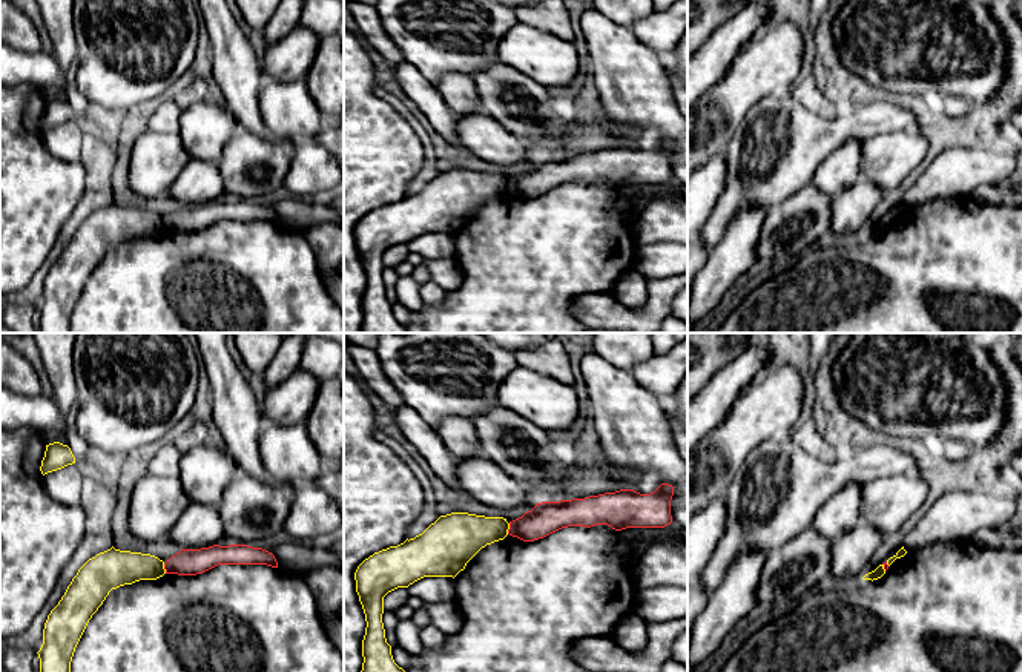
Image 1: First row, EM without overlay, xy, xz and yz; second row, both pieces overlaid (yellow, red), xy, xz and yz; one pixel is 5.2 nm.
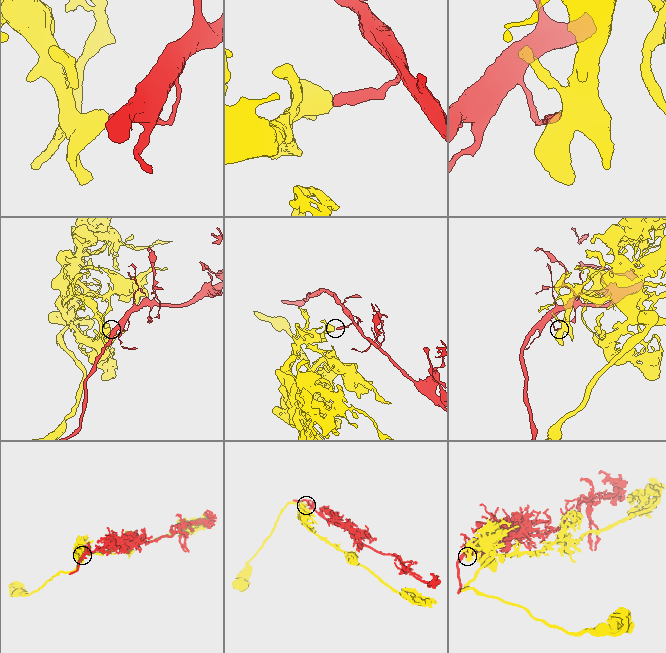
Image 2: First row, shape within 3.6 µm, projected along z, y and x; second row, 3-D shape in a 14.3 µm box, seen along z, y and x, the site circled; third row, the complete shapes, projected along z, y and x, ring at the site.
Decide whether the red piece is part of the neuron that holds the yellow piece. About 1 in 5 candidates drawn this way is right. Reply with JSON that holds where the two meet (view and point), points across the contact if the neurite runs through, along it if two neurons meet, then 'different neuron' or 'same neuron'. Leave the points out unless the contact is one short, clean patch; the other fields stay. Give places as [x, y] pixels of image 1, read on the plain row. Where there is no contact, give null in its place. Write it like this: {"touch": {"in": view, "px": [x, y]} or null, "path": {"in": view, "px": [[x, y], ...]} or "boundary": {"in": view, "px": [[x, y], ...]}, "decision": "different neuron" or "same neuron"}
{"touch": {"in": "xy", "px": [163, 224]}, "boundary": {"in": "xy", "px": [[163, 220], [166, 229]]}, "decision": "different neuron"}

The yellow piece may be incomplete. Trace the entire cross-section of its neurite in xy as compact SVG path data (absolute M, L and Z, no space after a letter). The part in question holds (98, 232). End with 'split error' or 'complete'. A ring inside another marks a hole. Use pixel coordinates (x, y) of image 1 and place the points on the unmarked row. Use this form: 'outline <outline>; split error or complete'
outline M114 203L89 215L51 267L40 304L40 333L71 333L75 304L92 272L112 245L166 230L164 218L150 210Z; complete

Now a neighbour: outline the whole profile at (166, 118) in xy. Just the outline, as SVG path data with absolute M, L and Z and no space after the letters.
M173 100L163 101L152 114L147 130L158 133L178 133L181 112L183 109Z

